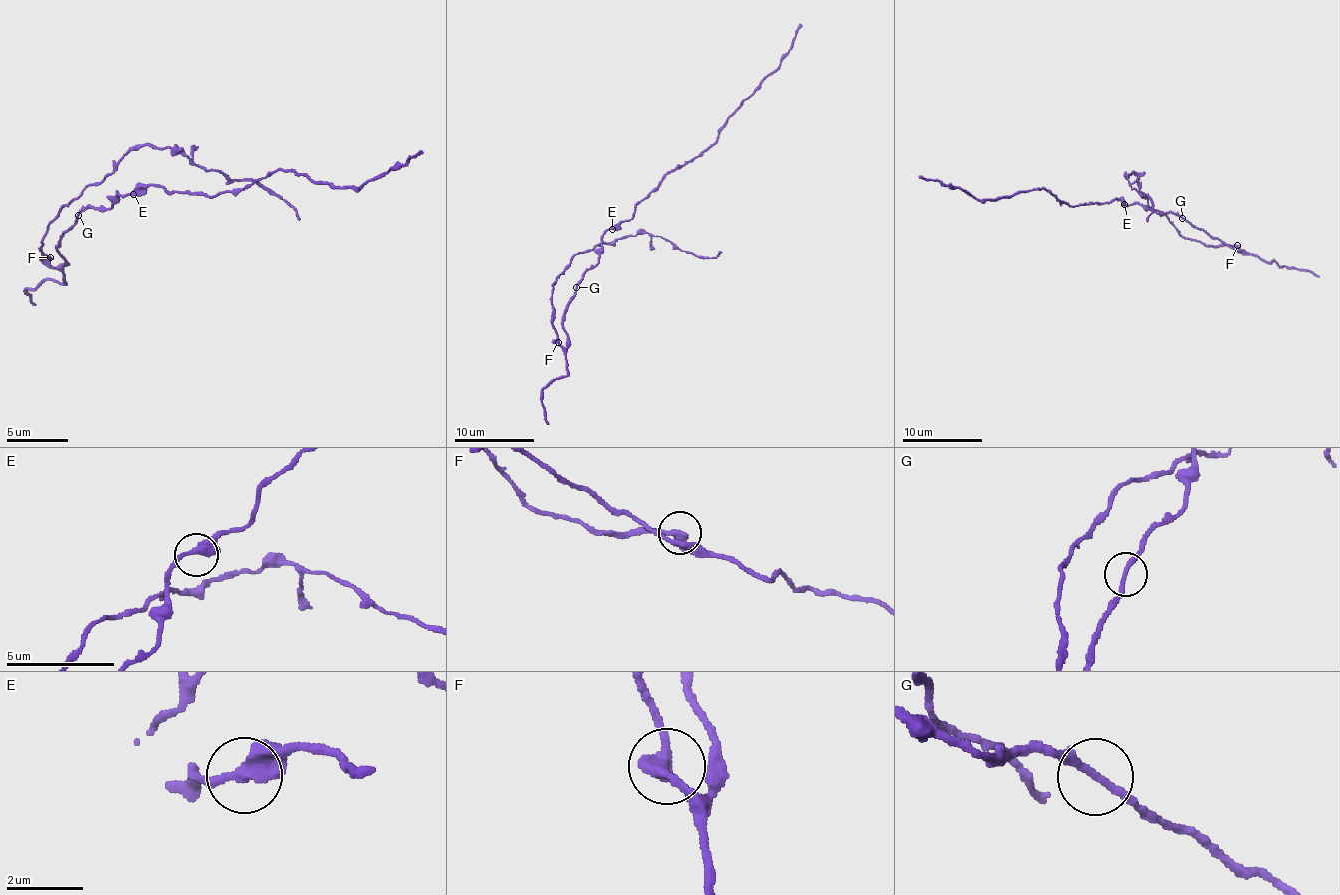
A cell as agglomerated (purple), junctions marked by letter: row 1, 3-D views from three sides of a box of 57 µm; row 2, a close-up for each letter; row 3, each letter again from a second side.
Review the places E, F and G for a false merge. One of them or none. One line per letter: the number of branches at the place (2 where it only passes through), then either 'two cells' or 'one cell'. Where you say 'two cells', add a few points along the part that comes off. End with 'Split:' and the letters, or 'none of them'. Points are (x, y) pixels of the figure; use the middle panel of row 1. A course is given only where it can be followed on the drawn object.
E: 2 branches meet; one cell
F: 2 branches meet; two cells; foreign part runs (558, 341), (552, 287), (576, 253), (590, 251), (598, 243), (644, 233), (704, 257), (714, 257), (720, 251)
G: 2 branches meet; one cell
Split: F

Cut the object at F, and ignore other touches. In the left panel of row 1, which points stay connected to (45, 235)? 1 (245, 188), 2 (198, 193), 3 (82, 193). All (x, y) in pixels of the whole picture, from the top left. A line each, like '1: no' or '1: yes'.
1: no
2: no
3: yes

